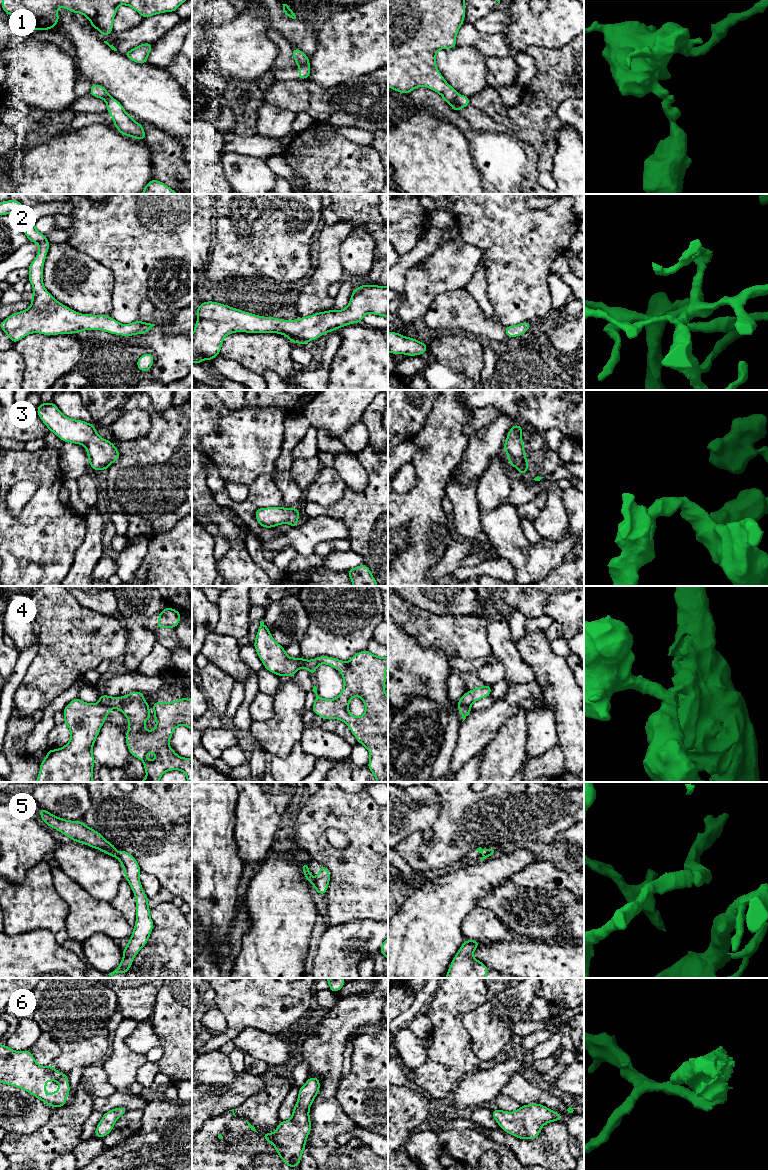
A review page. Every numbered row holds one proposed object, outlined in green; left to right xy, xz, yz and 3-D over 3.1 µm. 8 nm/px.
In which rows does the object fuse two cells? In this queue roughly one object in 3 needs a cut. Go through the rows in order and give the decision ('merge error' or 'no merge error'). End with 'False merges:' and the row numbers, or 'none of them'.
1: merge error
2: no merge error
3: no merge error
4: merge error
5: no merge error
6: no merge error
False merges: 1, 4

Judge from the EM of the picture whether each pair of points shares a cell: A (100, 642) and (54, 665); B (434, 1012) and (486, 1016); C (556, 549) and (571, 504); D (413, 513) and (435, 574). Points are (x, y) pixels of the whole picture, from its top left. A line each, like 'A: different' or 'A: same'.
A: same
B: different
C: different
D: different

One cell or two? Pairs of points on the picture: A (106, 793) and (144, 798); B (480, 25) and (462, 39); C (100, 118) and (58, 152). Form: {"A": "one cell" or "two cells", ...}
{"A": "one cell", "B": "two cells", "C": "two cells"}

